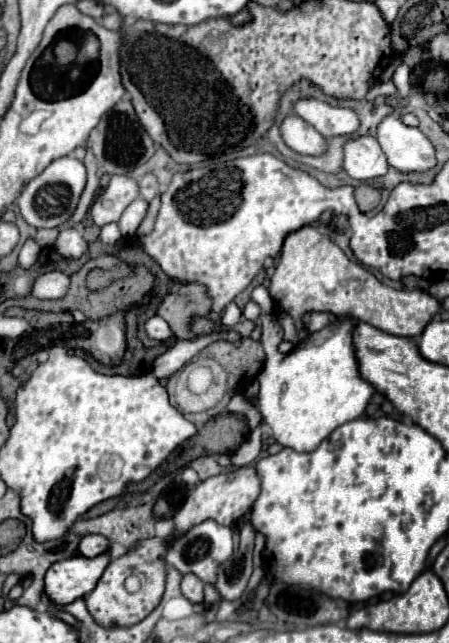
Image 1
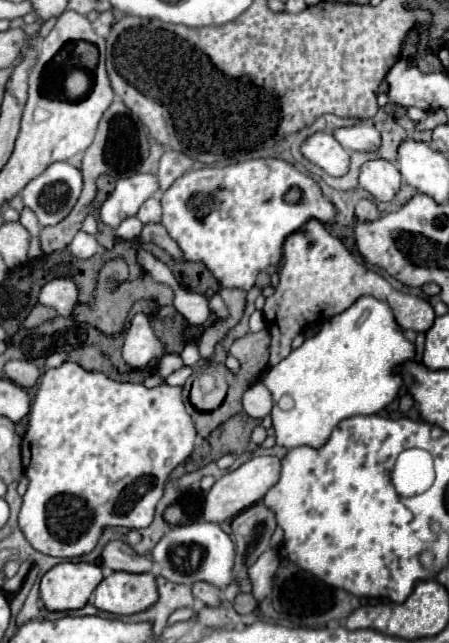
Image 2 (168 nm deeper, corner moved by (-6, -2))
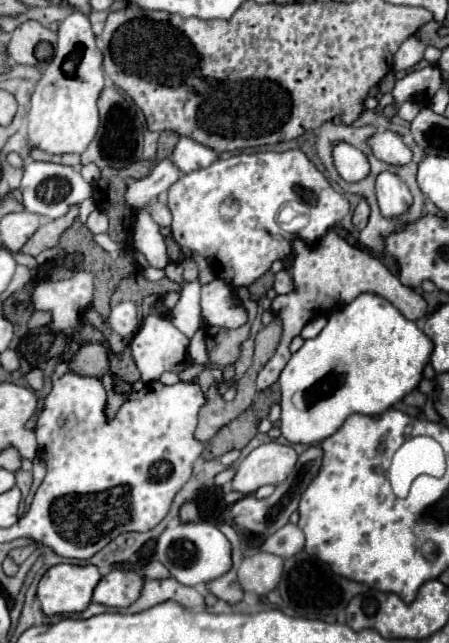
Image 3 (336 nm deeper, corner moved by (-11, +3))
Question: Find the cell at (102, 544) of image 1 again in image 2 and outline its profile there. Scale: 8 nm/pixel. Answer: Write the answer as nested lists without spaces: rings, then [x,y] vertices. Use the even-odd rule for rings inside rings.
[[[121,540],[109,542],[101,552],[101,564],[111,570],[123,570],[123,572],[149,572],[153,568],[153,562],[145,556],[139,556],[129,544]]]

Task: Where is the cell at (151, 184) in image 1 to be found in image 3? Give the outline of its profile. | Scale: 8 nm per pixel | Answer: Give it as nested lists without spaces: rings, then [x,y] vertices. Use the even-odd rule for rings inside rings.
[[[180,137],[178,145],[174,147],[174,153],[172,153],[172,161],[176,163],[176,167],[182,173],[190,173],[190,171],[208,167],[216,159],[218,159],[218,153],[214,149],[204,147],[204,145],[196,143],[194,139],[188,139],[188,137]]]

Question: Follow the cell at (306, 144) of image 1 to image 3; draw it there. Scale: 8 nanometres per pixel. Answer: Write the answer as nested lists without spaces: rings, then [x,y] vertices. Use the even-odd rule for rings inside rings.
[[[348,143],[336,145],[332,151],[332,157],[334,157],[334,165],[336,165],[340,177],[348,183],[362,181],[370,173],[370,163],[368,163],[366,155]]]

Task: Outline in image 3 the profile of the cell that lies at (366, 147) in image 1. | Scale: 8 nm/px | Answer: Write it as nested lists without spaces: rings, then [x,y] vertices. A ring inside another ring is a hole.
[[[384,171],[378,175],[376,195],[378,195],[380,213],[384,217],[398,217],[398,215],[406,213],[412,205],[410,189],[398,175],[394,175],[390,171]]]

